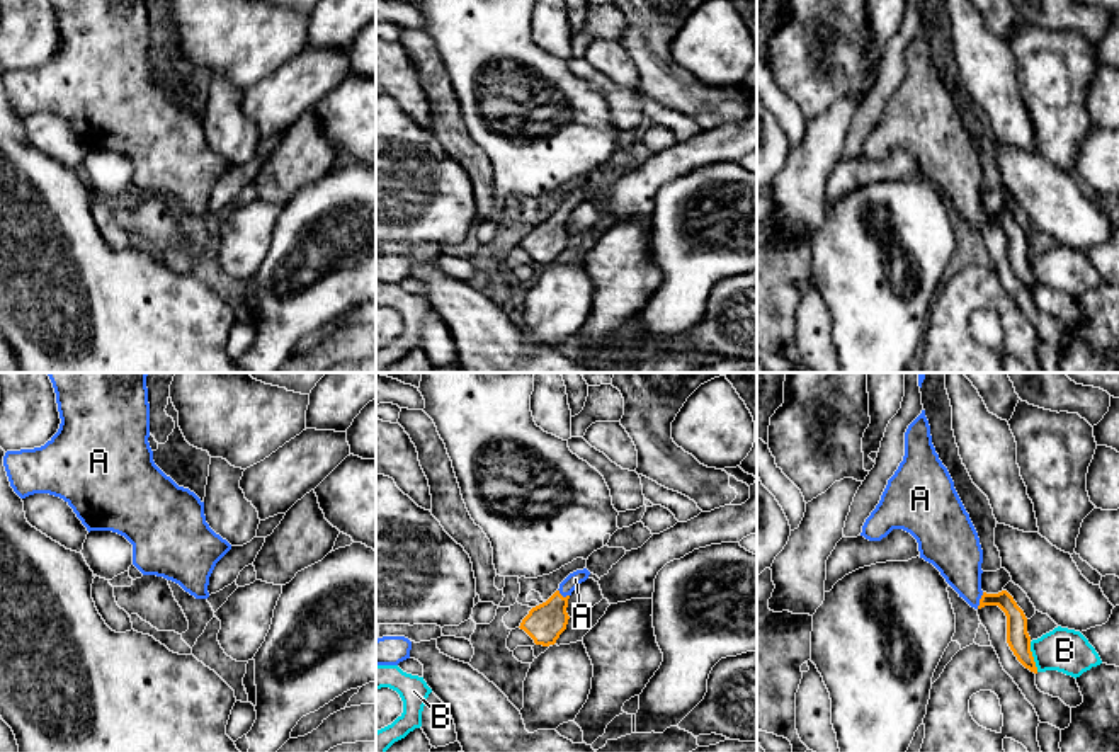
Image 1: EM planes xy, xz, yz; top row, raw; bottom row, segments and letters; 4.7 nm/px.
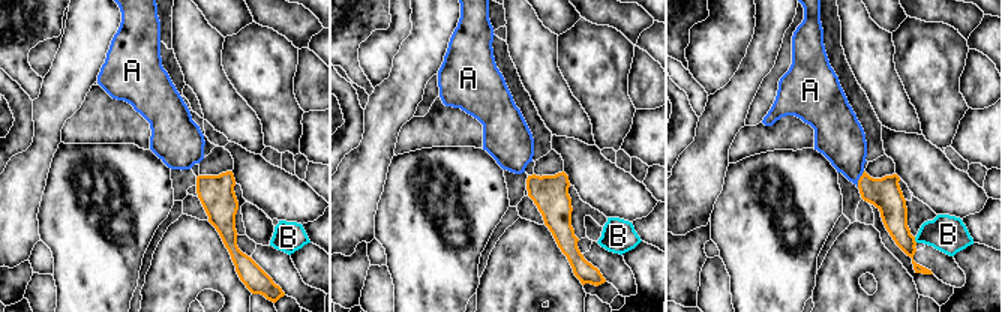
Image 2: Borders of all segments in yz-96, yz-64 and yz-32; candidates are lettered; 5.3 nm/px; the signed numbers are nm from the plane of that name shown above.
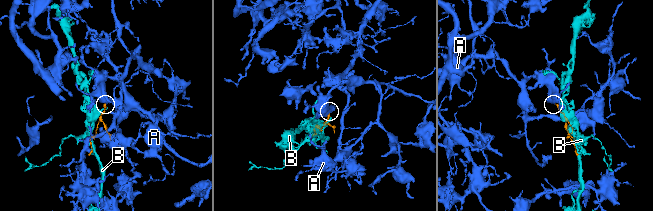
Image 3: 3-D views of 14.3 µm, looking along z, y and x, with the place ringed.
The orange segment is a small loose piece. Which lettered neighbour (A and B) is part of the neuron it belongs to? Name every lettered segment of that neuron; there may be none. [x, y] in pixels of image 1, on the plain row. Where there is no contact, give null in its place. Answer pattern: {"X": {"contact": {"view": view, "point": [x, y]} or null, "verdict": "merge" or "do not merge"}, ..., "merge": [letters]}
{"A": {"contact": {"view": "yz", "point": [980, 220]}, "verdict": "merge"}, "B": {"contact": {"view": "yz", "point": [1033, 276]}, "verdict": "do not merge"}, "merge": ["A"]}

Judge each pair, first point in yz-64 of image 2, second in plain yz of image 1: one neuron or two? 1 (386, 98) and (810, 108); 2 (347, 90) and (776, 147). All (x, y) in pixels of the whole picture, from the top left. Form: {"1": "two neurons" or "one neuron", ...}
{"1": "two neurons", "2": "one neuron"}

